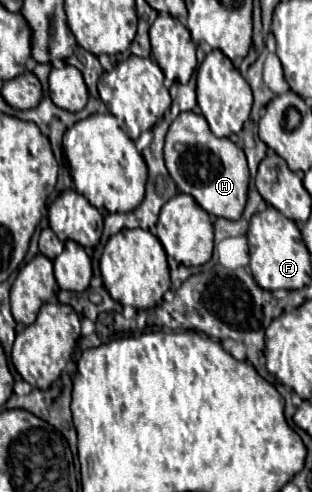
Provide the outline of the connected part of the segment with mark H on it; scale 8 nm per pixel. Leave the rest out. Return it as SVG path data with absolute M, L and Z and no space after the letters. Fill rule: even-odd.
M186 111L176 117L166 135L164 161L168 173L178 185L178 191L192 195L204 211L230 221L238 221L242 217L250 183L246 155L230 139L216 137L202 115Z

